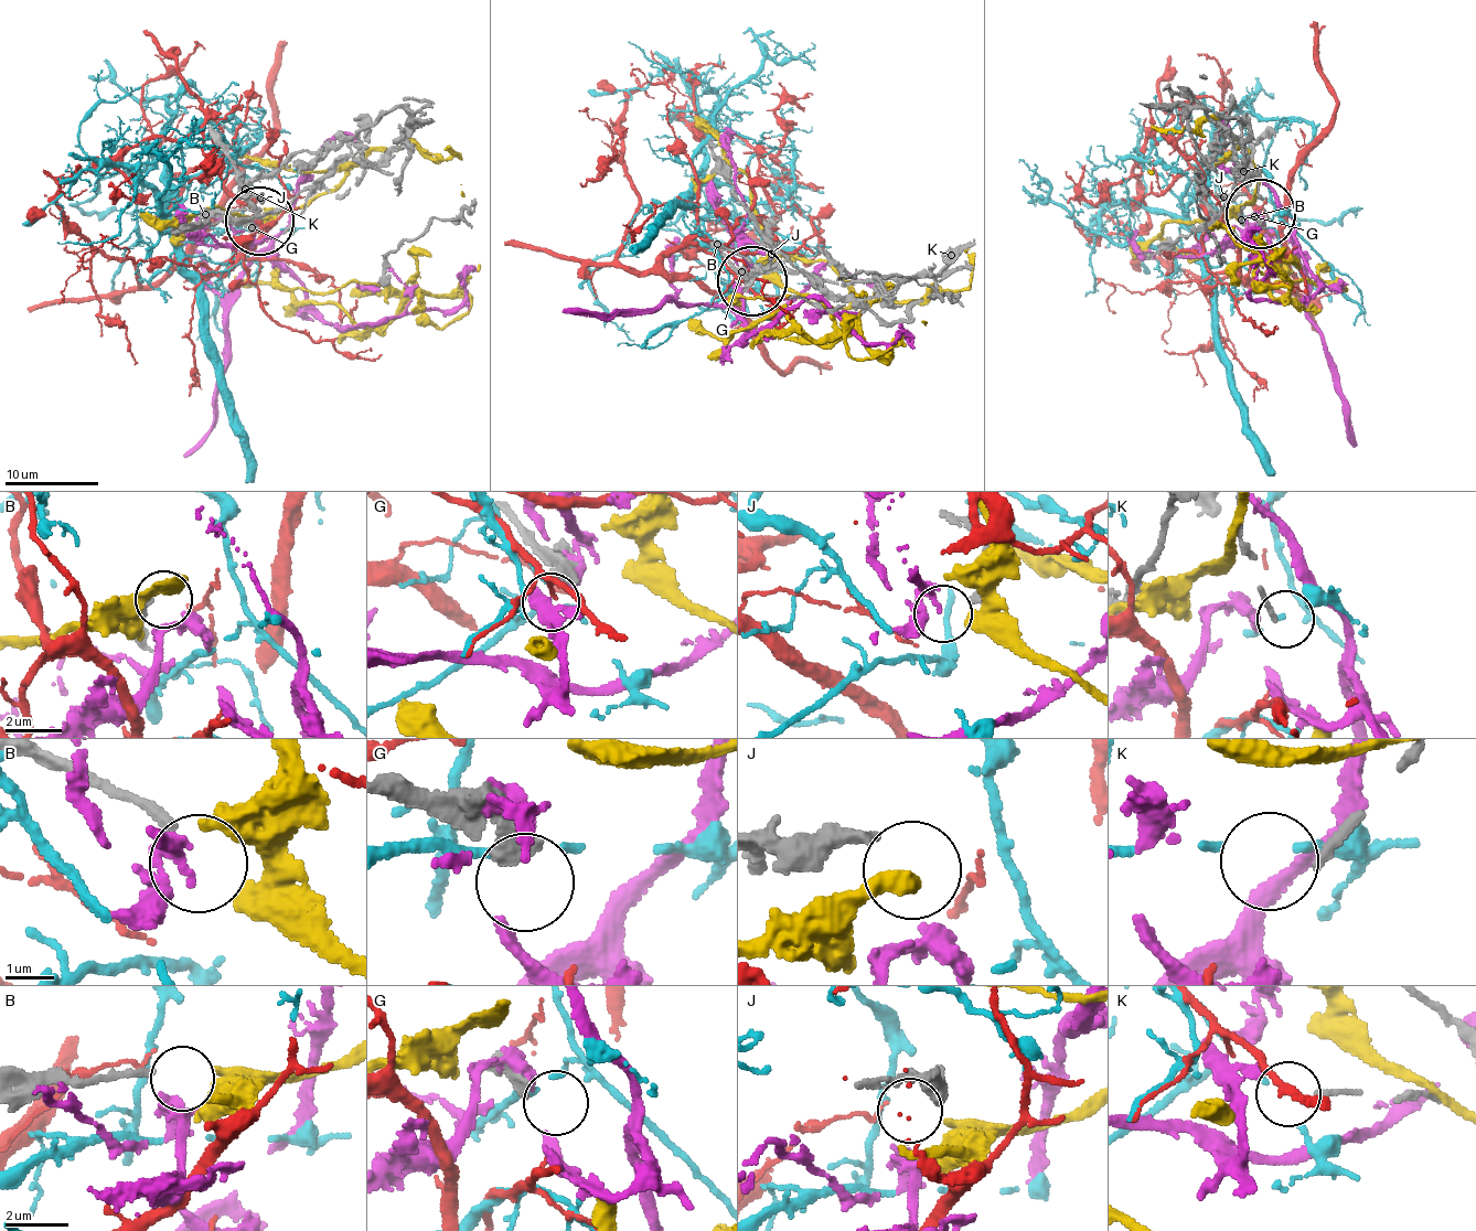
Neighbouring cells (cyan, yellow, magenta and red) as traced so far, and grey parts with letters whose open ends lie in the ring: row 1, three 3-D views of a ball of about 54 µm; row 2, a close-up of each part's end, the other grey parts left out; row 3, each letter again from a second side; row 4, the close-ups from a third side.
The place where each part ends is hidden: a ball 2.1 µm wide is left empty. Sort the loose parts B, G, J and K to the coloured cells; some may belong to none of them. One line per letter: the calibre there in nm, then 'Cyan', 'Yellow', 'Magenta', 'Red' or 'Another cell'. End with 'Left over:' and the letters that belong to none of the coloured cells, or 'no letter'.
B: Thickness 240 nm. Yellow
G: Thickness 440 nm. Another cell
J: Thickness 300 nm. Magenta
K: Thickness 190 nm. Another cell
Left over: G, K

